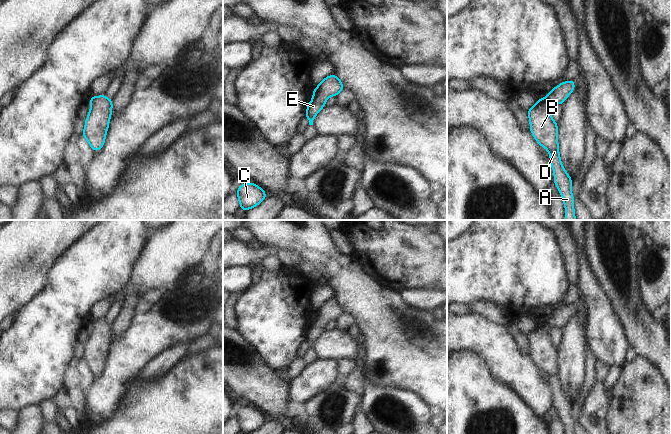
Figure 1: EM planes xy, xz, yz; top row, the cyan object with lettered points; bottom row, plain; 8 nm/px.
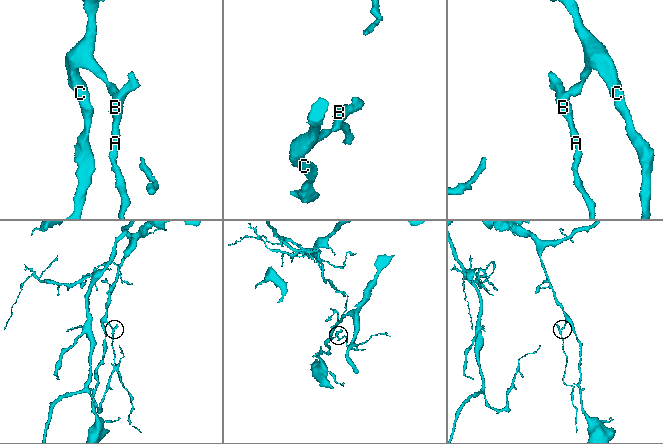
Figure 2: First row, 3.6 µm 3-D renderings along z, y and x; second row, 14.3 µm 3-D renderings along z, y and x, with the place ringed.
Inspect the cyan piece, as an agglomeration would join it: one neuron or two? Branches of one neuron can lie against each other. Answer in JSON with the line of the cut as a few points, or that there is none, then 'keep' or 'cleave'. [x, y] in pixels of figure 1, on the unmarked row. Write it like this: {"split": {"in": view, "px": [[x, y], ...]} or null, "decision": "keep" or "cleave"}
{"split": null, "decision": "keep"}

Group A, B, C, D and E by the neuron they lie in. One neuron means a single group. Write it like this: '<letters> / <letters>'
A B C D E

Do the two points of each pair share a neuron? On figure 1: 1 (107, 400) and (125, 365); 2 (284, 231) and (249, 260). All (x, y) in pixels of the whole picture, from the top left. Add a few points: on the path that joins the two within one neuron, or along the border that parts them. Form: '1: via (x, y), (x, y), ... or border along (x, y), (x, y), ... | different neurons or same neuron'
1: via (107, 391), (107, 388), (117, 374) | same neuron
2: border along (263, 246), (284, 246), (290, 248) | different neurons

